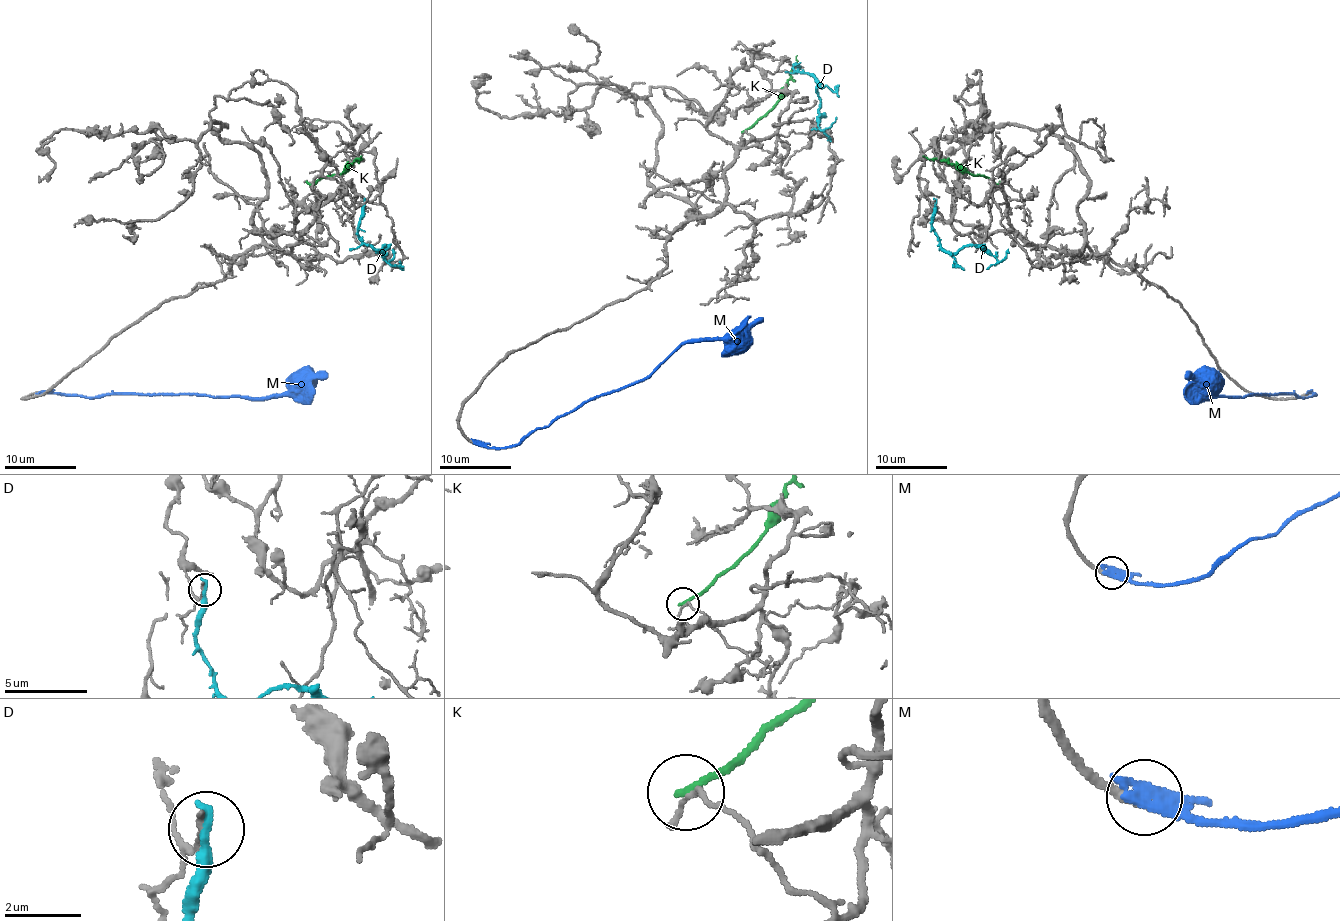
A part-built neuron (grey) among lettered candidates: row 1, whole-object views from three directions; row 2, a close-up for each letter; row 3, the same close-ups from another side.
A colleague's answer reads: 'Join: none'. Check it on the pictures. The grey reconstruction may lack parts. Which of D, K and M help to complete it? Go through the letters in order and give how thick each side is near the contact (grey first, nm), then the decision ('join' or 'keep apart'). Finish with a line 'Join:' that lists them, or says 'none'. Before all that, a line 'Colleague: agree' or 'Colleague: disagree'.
Colleague: agree
D: 130/340 nm | keep apart
K: 190/200 nm | keep apart
M: 280/360 nm | keep apart
Join: none

